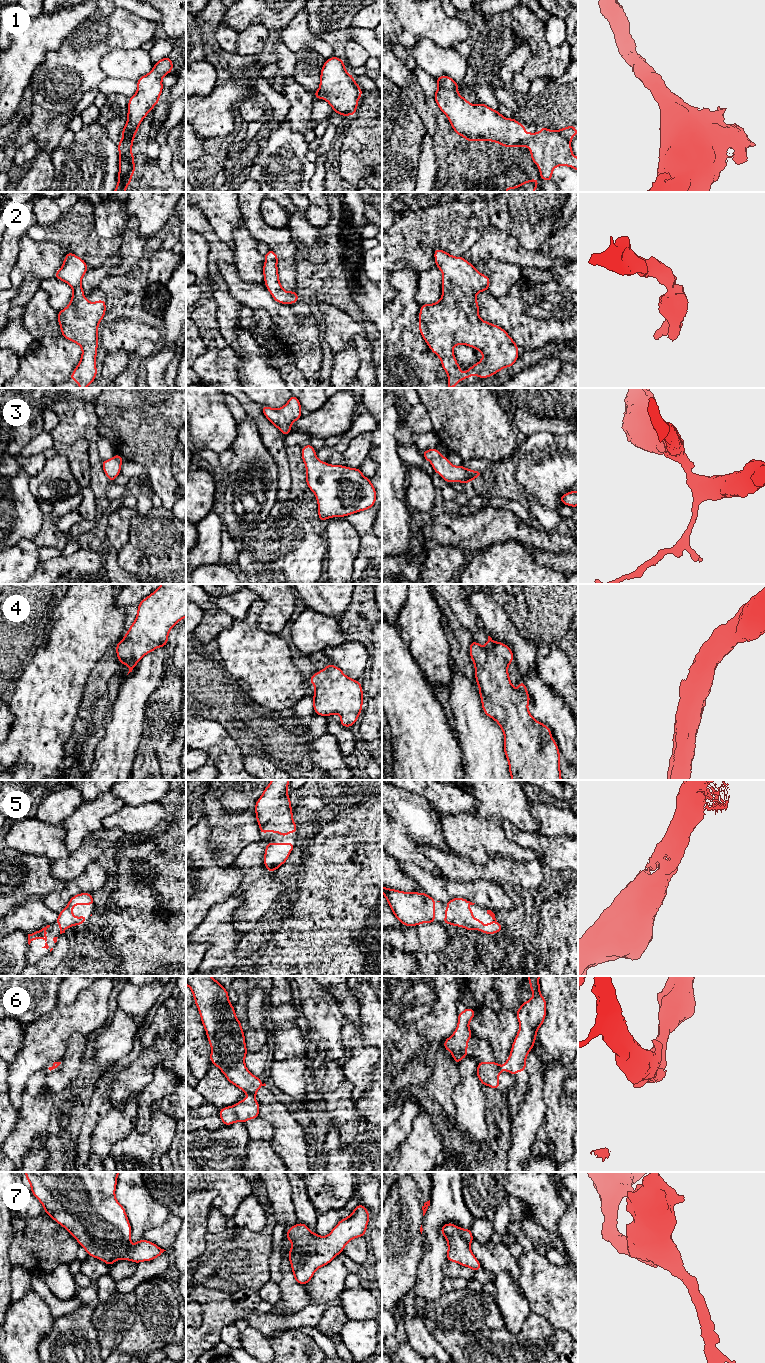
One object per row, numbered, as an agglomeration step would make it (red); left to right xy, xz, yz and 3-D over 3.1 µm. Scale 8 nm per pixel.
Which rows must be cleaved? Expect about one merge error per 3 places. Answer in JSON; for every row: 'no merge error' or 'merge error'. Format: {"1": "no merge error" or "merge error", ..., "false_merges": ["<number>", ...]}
{"1": "no merge error", "2": "no merge error", "3": "no merge error", "4": "no merge error", "5": "no merge error", "6": "merge error", "7": "no merge error", "false_merges": ["6"]}

